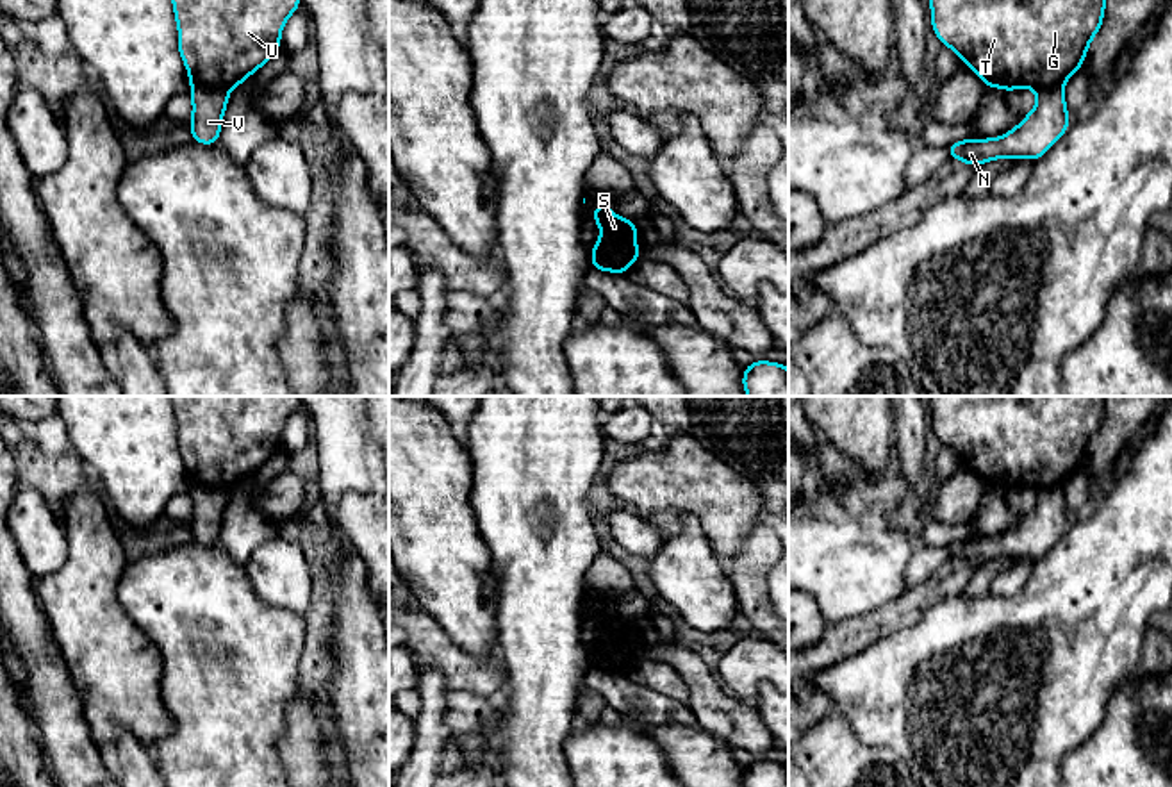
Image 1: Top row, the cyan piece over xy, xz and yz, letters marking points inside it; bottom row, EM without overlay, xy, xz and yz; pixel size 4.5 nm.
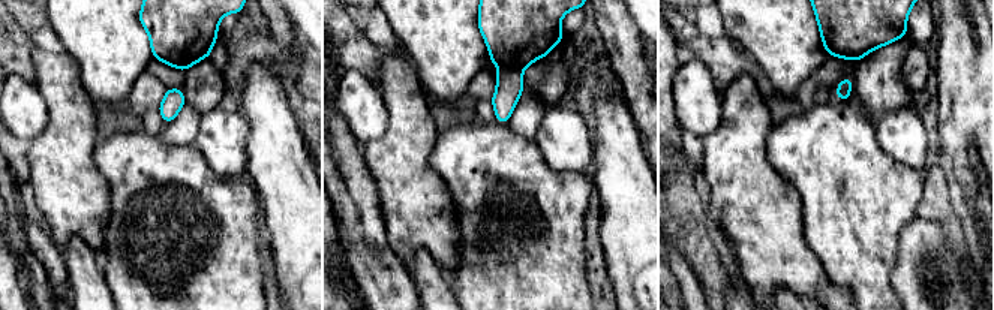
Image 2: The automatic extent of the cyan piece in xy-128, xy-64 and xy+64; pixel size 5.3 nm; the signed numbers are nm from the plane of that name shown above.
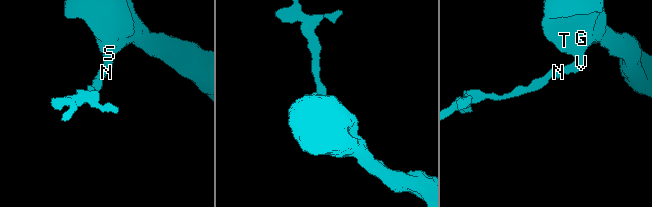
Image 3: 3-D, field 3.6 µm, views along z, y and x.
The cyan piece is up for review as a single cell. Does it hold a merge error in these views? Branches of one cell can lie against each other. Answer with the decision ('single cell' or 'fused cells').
fused cells

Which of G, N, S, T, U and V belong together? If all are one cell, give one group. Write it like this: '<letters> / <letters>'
G S T U / N V

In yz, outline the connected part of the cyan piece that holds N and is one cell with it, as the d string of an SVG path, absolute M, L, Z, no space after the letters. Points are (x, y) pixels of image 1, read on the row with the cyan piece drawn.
M1063 86L1038 91L1033 111L1008 134L992 139L965 139L951 143L949 155L969 166L983 166L994 159L1040 159L1067 132L1069 109Z

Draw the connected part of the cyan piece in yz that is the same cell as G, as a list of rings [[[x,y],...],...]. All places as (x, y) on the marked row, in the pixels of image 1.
[[[929,0],[931,27],[986,87],[1042,91],[1063,86],[1099,32],[1106,0]]]

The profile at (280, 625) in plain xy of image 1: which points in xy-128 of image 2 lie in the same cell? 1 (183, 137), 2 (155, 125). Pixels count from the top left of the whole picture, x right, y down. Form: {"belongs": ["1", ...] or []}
{"belongs": []}

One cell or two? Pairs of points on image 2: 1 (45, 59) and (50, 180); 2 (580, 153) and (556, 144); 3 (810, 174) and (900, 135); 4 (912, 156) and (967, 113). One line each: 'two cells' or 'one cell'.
1: one cell
2: one cell
3: two cells
4: two cells

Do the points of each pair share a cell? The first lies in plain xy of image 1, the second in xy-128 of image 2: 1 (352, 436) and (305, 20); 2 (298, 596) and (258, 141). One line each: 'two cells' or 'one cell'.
1: two cells
2: two cells

